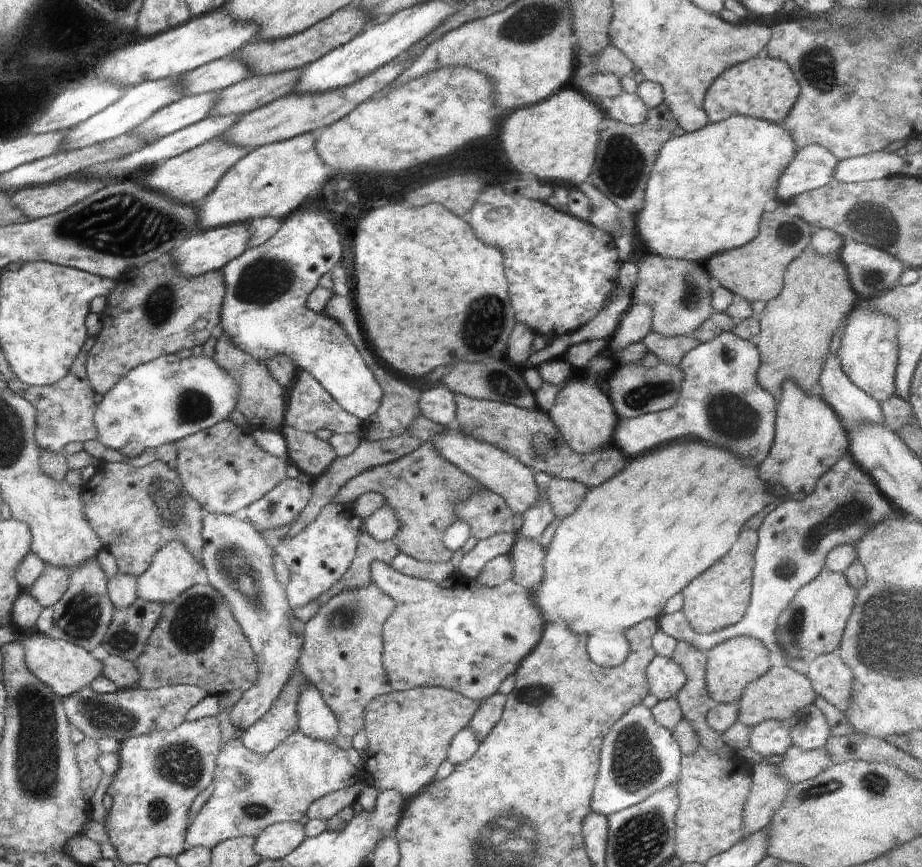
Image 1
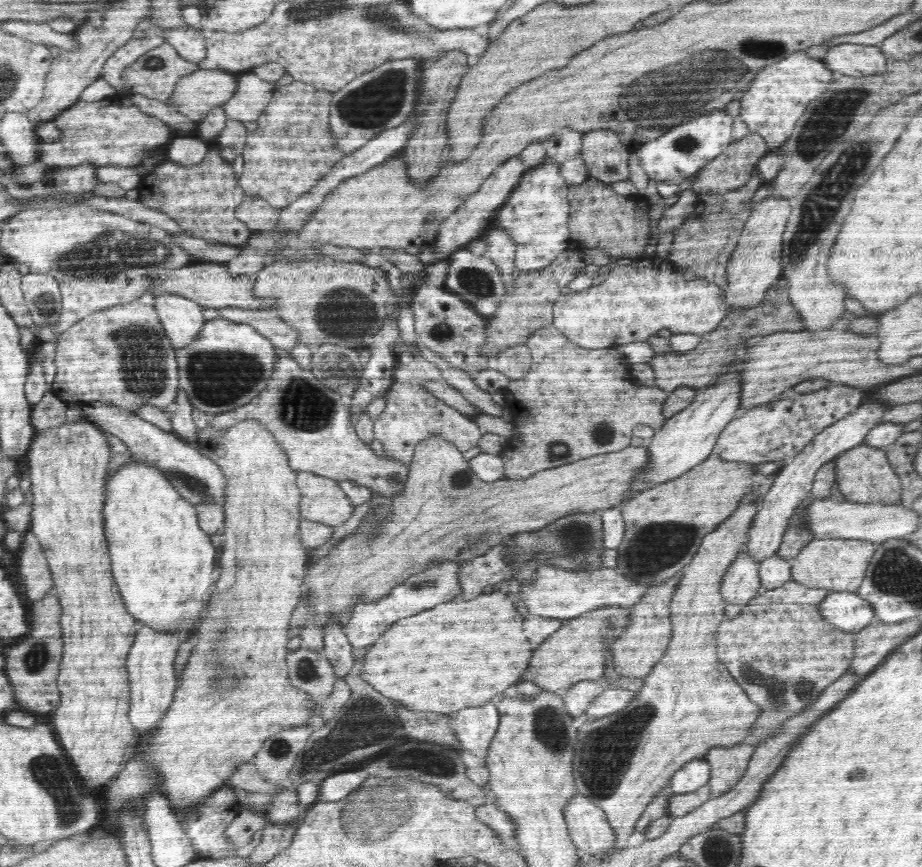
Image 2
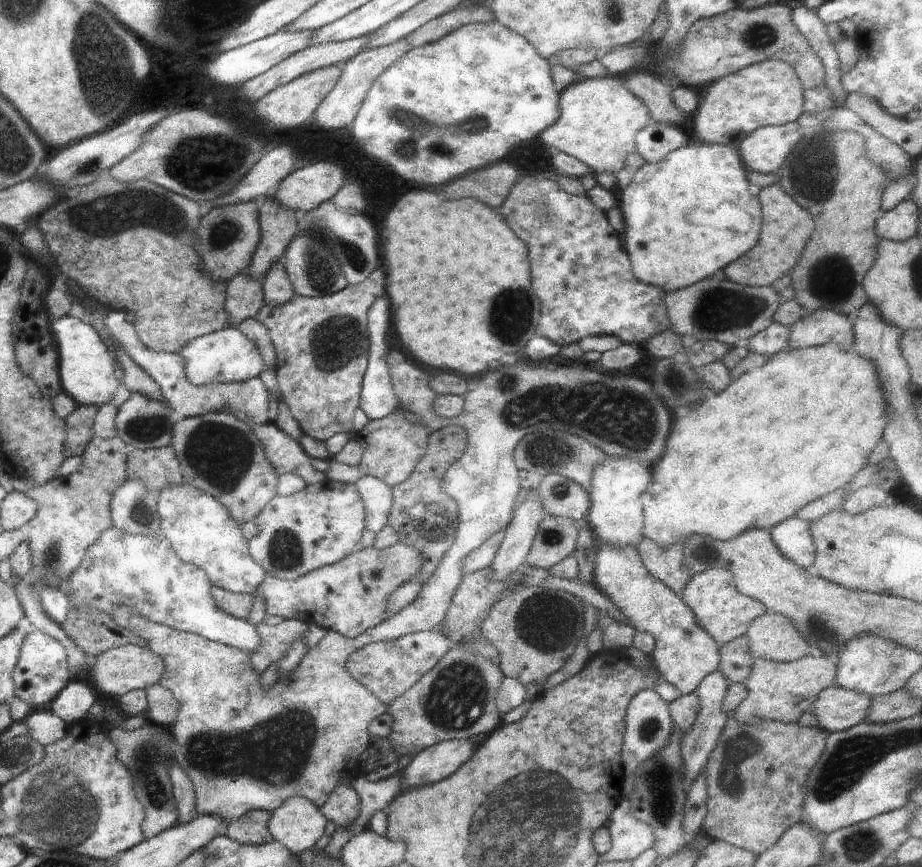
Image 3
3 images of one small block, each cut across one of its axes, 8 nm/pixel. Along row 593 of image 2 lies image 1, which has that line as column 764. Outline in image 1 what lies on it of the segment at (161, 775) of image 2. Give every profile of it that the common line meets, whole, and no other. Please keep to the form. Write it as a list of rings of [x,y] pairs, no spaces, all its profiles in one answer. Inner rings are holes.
[[[764,212],[760,220],[760,232],[752,242],[736,250],[714,254],[705,260],[703,265],[710,276],[718,280],[720,285],[730,290],[732,294],[738,295],[749,303],[756,300],[767,302],[780,294],[786,266],[809,249],[810,236],[810,225],[804,219],[787,215],[785,212],[784,214]]]

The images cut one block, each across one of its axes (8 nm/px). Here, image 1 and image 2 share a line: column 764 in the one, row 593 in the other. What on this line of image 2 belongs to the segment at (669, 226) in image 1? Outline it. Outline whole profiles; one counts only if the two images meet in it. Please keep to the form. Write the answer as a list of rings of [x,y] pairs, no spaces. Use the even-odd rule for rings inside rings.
[[[138,460],[118,467],[108,476],[105,494],[107,497],[104,503],[103,515],[105,535],[106,540],[108,540],[107,544],[111,556],[111,572],[116,581],[116,586],[120,594],[122,594],[121,597],[124,598],[123,603],[128,608],[128,614],[132,614],[136,620],[142,620],[144,624],[148,624],[152,628],[158,628],[158,630],[178,630],[178,628],[184,630],[184,628],[194,628],[196,622],[204,616],[204,610],[206,610],[204,598],[210,596],[208,594],[208,588],[216,582],[214,576],[217,576],[217,558],[219,552],[218,548],[212,546],[209,534],[200,528],[194,505],[178,493],[174,485],[170,484],[170,481],[160,469]]]

